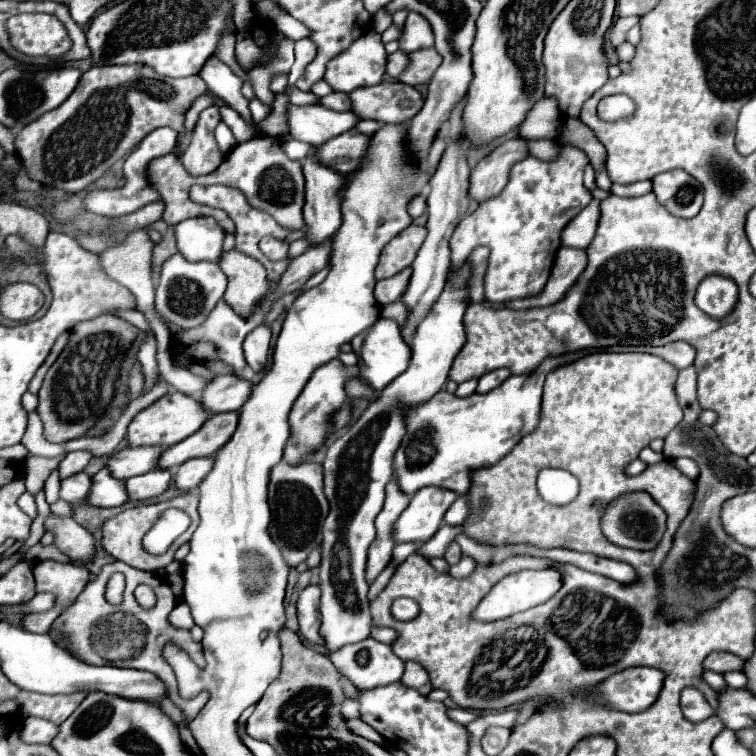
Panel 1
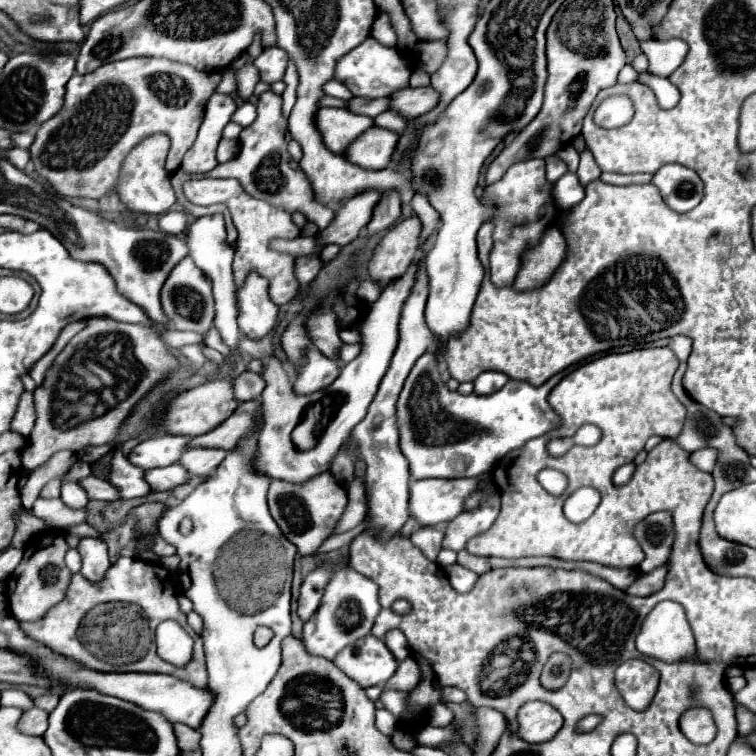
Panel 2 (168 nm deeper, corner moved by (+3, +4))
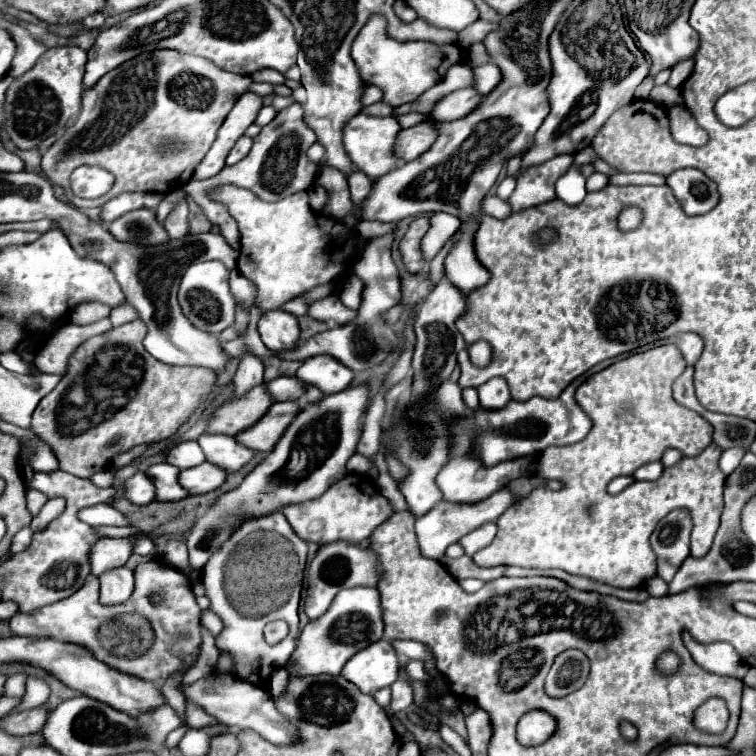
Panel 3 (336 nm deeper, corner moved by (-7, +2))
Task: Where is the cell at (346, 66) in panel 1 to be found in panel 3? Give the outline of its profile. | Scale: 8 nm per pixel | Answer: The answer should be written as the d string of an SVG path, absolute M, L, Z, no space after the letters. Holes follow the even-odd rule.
M380 16L368 18L368 22L358 32L352 44L352 58L360 68L360 74L366 84L374 84L384 92L384 102L390 106L400 106L406 102L414 102L420 94L432 88L436 82L444 78L446 70L452 64L458 64L466 58L462 46L446 44L438 46L434 42L398 42L386 34L386 20Z

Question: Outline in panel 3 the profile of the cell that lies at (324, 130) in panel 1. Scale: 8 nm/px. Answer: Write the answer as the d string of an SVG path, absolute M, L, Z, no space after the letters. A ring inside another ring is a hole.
M360 112L360 114L356 114L356 118L352 118L346 124L344 146L346 146L350 160L356 164L358 170L362 170L370 178L380 178L380 176L392 172L394 168L398 168L402 164L402 160L394 154L398 132L400 132L400 124L394 116L378 118L378 116L368 116L368 114Z

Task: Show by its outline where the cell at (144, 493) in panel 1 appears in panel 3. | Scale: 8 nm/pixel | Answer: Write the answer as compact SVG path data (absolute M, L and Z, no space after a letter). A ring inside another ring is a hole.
M204 462L202 466L182 470L182 486L186 486L186 490L190 490L192 494L206 494L222 486L226 480L226 474L228 472L224 468Z

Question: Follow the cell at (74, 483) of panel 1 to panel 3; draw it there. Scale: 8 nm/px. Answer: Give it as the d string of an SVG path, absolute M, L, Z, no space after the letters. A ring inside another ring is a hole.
M138 472L130 480L126 480L124 496L132 504L144 506L144 504L150 504L150 502L156 500L156 488L154 488L152 480L146 476L146 472Z

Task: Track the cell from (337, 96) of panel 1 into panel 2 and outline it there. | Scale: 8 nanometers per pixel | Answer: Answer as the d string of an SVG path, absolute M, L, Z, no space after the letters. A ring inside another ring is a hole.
M350 98L348 100L348 110L356 112L356 114L370 116L370 118L376 118L380 112L388 110L388 98L378 98L378 100L370 100L370 98Z

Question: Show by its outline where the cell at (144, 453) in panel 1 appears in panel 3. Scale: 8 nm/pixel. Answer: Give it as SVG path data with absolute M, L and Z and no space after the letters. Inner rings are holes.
M182 442L170 450L168 462L178 466L180 470L186 470L186 468L194 468L194 466L206 462L206 454L202 452L202 448L196 442Z

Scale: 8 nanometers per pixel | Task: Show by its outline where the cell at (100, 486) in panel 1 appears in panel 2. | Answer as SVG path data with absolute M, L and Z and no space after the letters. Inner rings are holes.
M122 444L114 446L112 464L108 472L108 482L118 490L120 498L138 498L150 492L148 484L144 482L144 470L132 466L128 458L122 454Z

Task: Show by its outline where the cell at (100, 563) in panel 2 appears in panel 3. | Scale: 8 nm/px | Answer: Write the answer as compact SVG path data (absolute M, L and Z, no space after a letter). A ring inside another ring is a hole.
M114 568L100 576L100 604L124 604L134 592L134 574L128 568Z

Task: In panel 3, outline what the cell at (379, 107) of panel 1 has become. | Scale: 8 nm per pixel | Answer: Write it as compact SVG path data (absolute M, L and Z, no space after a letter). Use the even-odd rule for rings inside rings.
M464 88L464 90L456 90L452 94L448 94L446 98L442 98L434 112L432 118L436 122L450 122L450 120L458 120L468 116L480 102L484 100L482 94L478 94L474 88Z

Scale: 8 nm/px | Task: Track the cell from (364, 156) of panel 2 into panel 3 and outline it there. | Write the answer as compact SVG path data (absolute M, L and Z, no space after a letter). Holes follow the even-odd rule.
M424 120L412 128L402 130L398 134L398 158L402 158L404 162L416 160L426 150L430 150L430 146L434 144L436 138L438 138L438 130L432 120L428 120L428 122Z

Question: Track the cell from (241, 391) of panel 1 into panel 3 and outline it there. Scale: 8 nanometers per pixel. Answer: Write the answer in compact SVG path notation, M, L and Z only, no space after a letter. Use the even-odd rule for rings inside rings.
M294 376L294 378L276 378L276 380L268 382L266 388L274 396L274 400L280 402L280 400L300 400L302 394L306 392L308 384Z

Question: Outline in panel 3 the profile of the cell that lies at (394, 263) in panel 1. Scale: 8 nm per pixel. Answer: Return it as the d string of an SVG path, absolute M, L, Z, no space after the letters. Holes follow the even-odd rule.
M428 216L416 218L410 224L406 236L400 242L400 252L402 252L404 266L406 266L408 272L420 272L426 266L420 242L422 242L422 236L428 232L428 226L430 226L430 218Z

